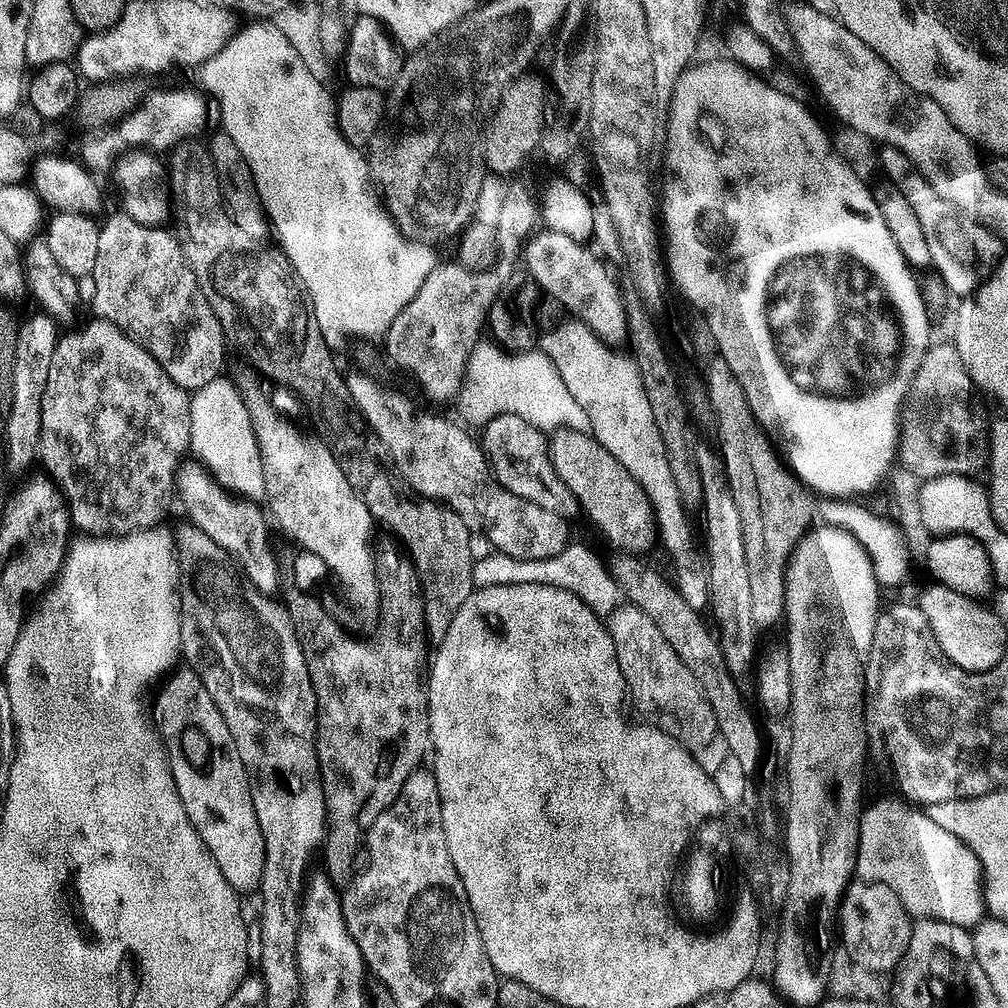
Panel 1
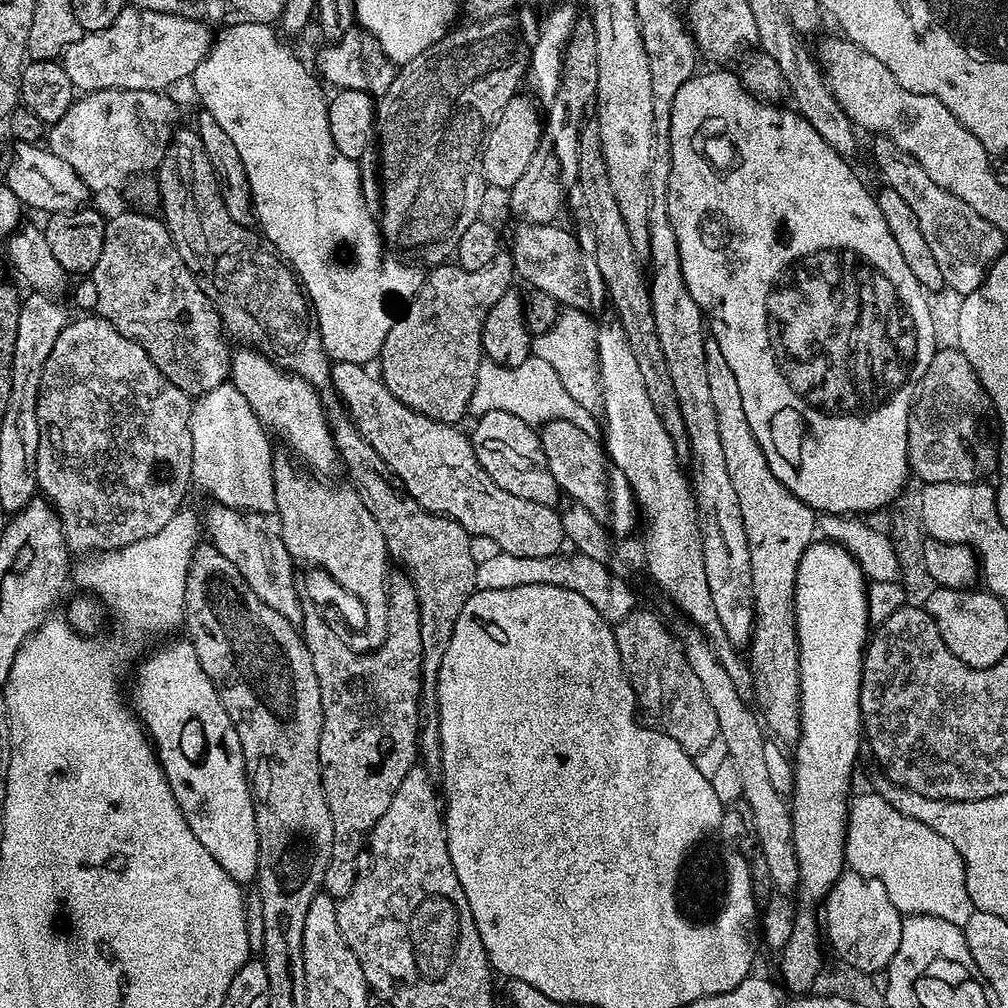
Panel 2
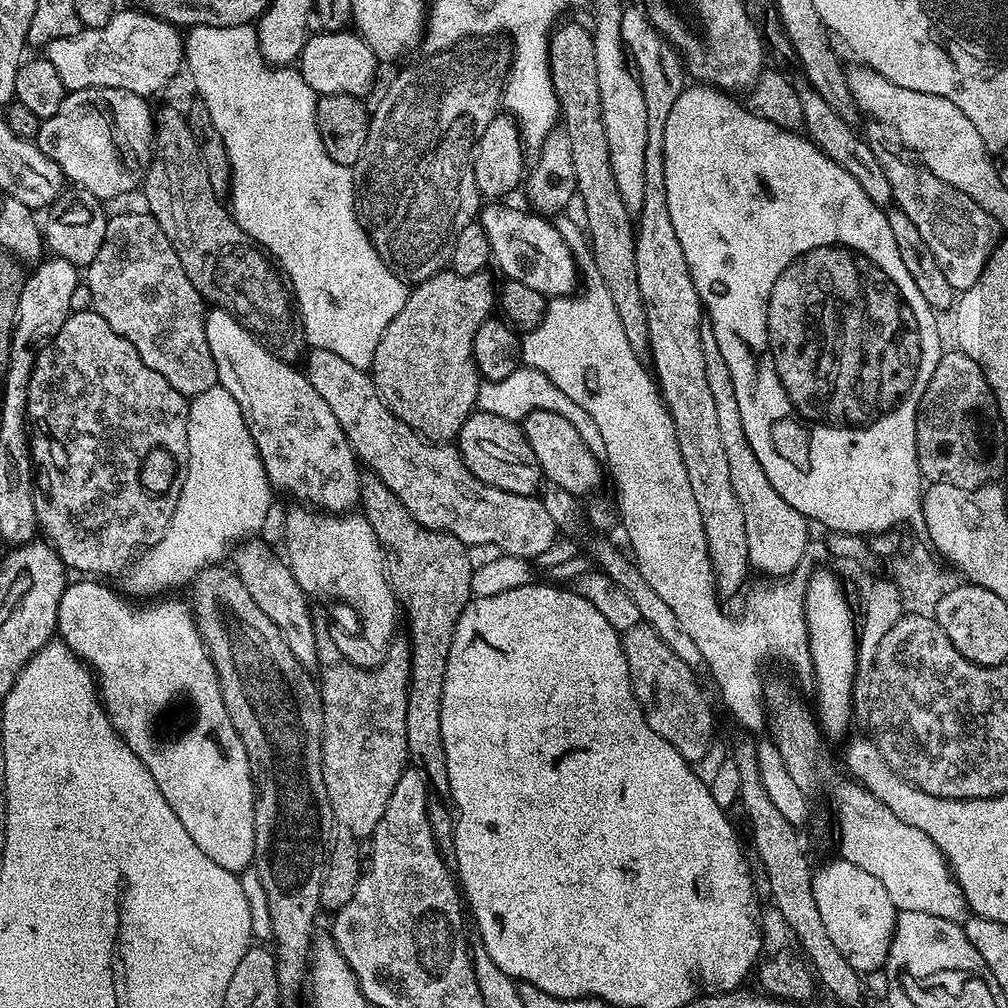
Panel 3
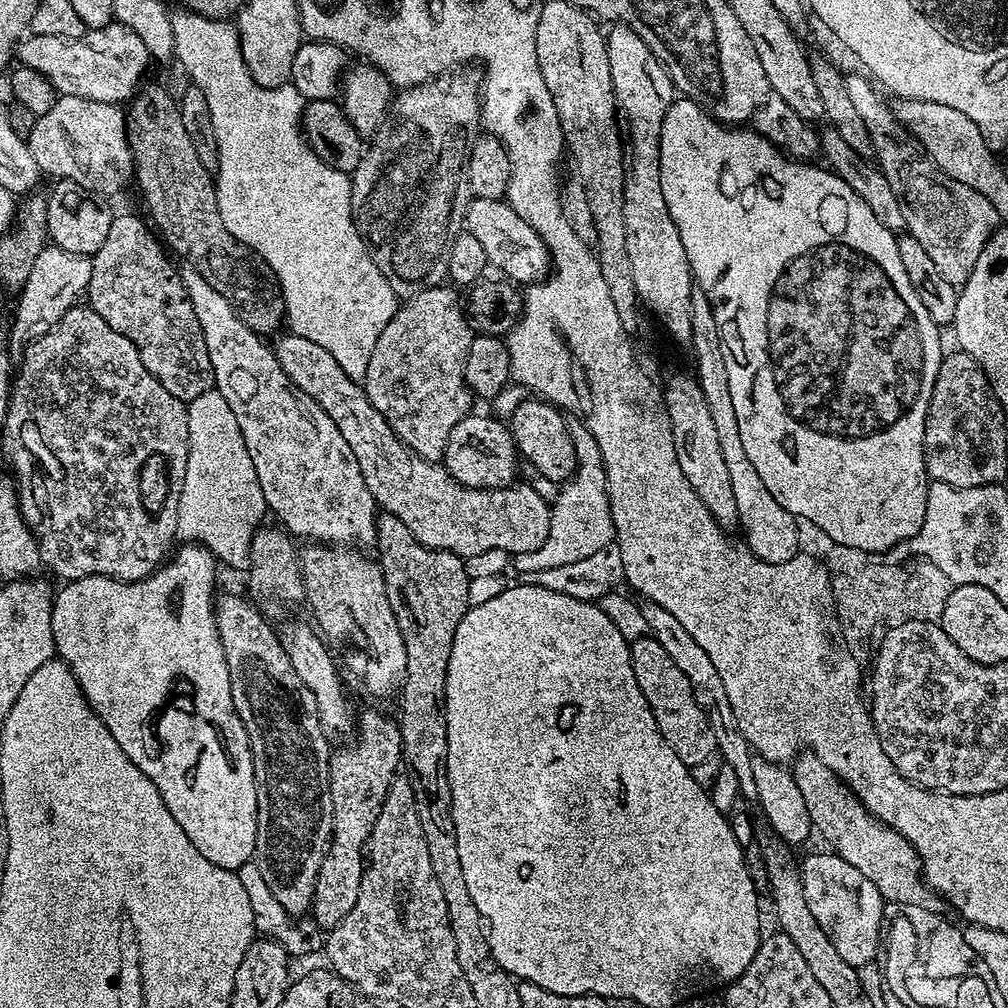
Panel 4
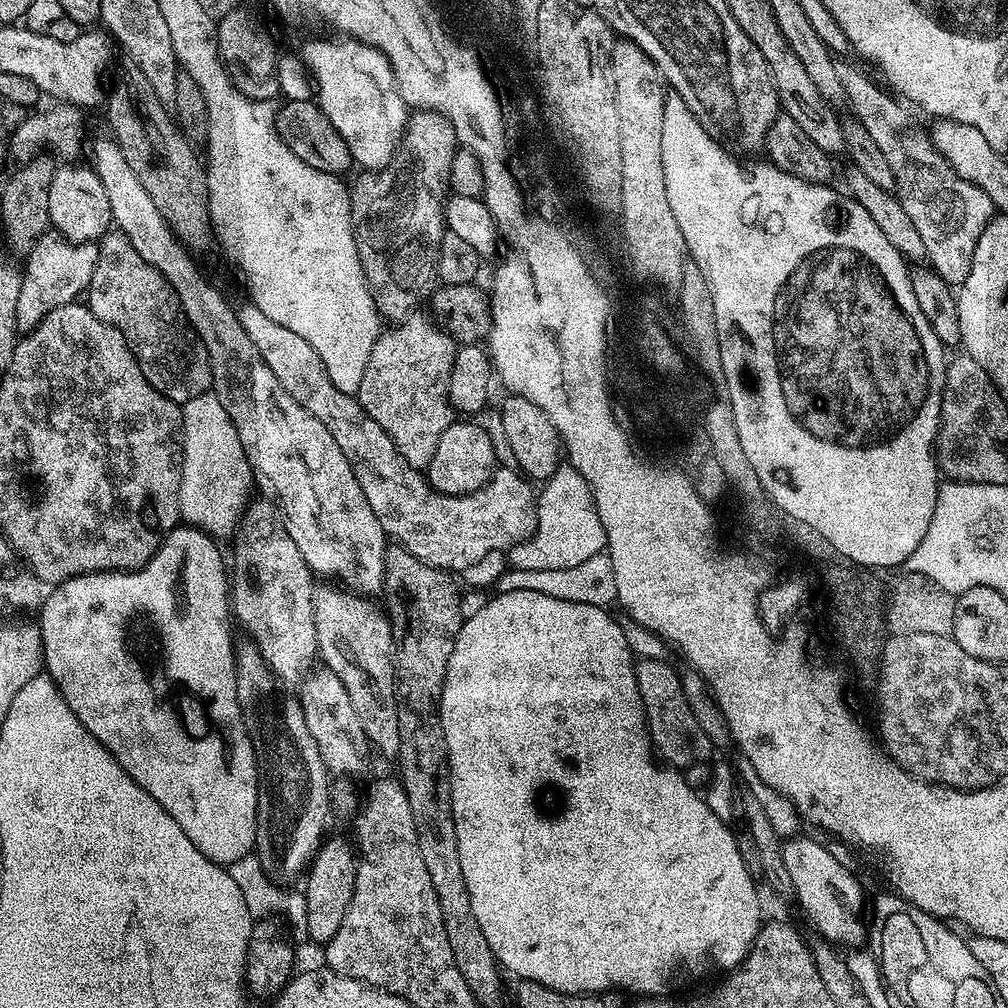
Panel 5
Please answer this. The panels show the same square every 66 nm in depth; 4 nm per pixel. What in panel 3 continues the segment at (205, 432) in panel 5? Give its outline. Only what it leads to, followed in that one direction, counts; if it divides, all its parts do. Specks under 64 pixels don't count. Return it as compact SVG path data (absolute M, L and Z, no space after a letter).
M219 386L206 390L205 393L191 397L188 406L188 471L191 476L208 476L208 481L187 481L180 489L180 501L172 515L170 526L153 548L149 548L131 565L130 571L123 577L123 591L132 598L156 598L161 594L172 594L175 588L191 583L196 573L209 563L208 556L227 557L230 552L228 543L235 536L252 538L264 528L268 520L268 511L272 508L274 489L262 466L262 458L254 446L254 438L242 418L234 394Z

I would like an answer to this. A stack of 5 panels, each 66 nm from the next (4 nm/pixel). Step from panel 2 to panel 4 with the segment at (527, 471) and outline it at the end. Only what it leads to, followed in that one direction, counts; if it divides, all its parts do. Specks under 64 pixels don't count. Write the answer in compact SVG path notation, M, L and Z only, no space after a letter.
M469 414L466 418L462 418L462 422L458 422L454 430L450 430L450 438L446 442L442 461L443 466L458 483L465 484L468 488L498 488L511 485L518 476L518 453L509 425L492 414L489 416L476 415Z

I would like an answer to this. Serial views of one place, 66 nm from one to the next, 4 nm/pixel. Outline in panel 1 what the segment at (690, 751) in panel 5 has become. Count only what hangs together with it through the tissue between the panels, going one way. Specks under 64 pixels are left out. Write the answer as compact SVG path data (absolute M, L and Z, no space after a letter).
M621 602L606 617L606 623L631 707L633 704L647 723L674 738L684 748L695 750L706 745L717 734L714 710L710 710L710 702L706 702L698 678L694 678L694 674L686 670L682 658L674 654L674 646L666 642L662 630L658 630L638 606L627 602Z

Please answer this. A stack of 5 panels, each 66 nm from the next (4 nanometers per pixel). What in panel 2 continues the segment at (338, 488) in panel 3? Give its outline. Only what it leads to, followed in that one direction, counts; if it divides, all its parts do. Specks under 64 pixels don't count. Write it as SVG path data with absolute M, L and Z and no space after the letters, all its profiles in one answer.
M243 346L237 349L230 356L230 382L246 397L261 425L268 427L269 424L309 464L309 469L318 468L324 472L327 468L337 467L338 453L317 389L305 380L275 368L260 352Z

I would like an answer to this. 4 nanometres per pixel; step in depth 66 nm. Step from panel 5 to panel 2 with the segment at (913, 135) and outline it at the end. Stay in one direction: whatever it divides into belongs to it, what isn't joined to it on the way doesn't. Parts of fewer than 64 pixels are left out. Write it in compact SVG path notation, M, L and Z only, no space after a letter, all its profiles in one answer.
M877 135L872 144L872 160L880 171L883 183L887 187L898 190L902 199L914 210L914 218L918 218L918 230L922 230L922 238L930 246L930 254L934 254L934 262L938 262L938 270L942 270L942 278L945 285L954 291L960 292L961 297L969 296L974 290L978 290L981 282L988 277L988 269L992 263L1005 251L1006 238L982 214L970 210L964 202L942 190L922 170L922 166L902 146L895 144L887 136Z

